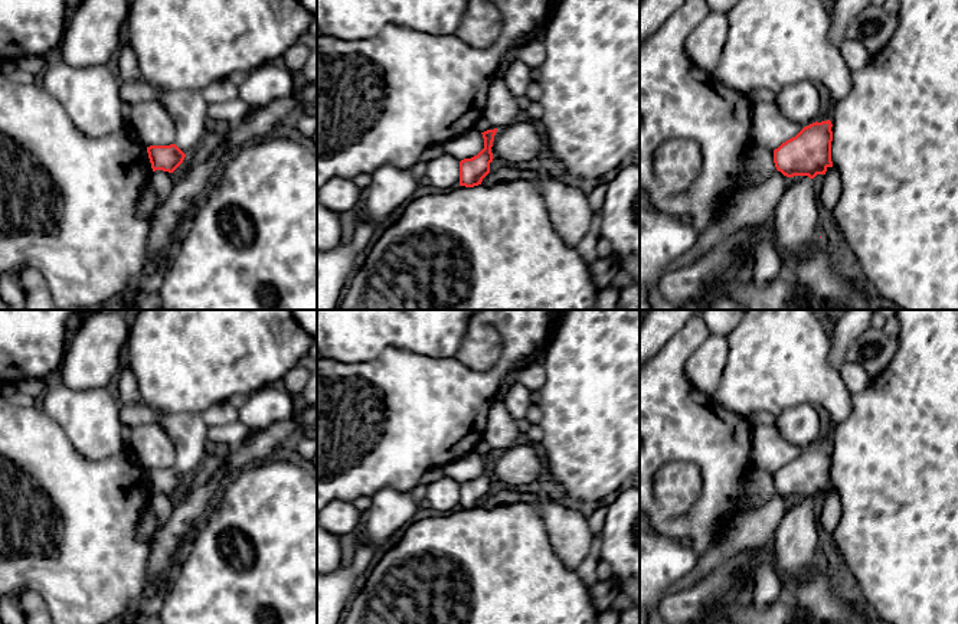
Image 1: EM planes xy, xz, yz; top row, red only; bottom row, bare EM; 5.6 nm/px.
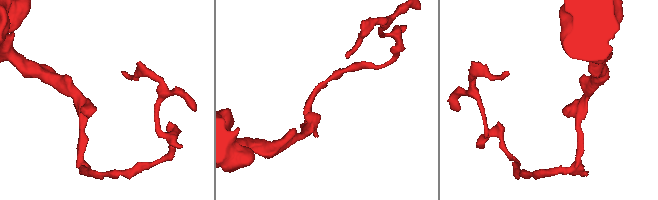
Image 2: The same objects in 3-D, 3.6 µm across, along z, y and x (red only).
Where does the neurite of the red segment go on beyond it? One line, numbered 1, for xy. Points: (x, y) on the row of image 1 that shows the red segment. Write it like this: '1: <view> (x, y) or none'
1: none

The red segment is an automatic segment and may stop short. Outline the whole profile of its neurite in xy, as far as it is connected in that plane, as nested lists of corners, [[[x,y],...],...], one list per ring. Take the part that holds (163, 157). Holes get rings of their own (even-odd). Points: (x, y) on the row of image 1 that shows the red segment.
[[[150,146],[147,147],[153,171],[163,170],[173,173],[184,160],[186,154],[176,146]]]

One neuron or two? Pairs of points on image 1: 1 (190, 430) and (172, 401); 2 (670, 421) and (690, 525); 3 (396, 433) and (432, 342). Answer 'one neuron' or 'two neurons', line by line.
1: two neurons
2: one neuron
3: two neurons

